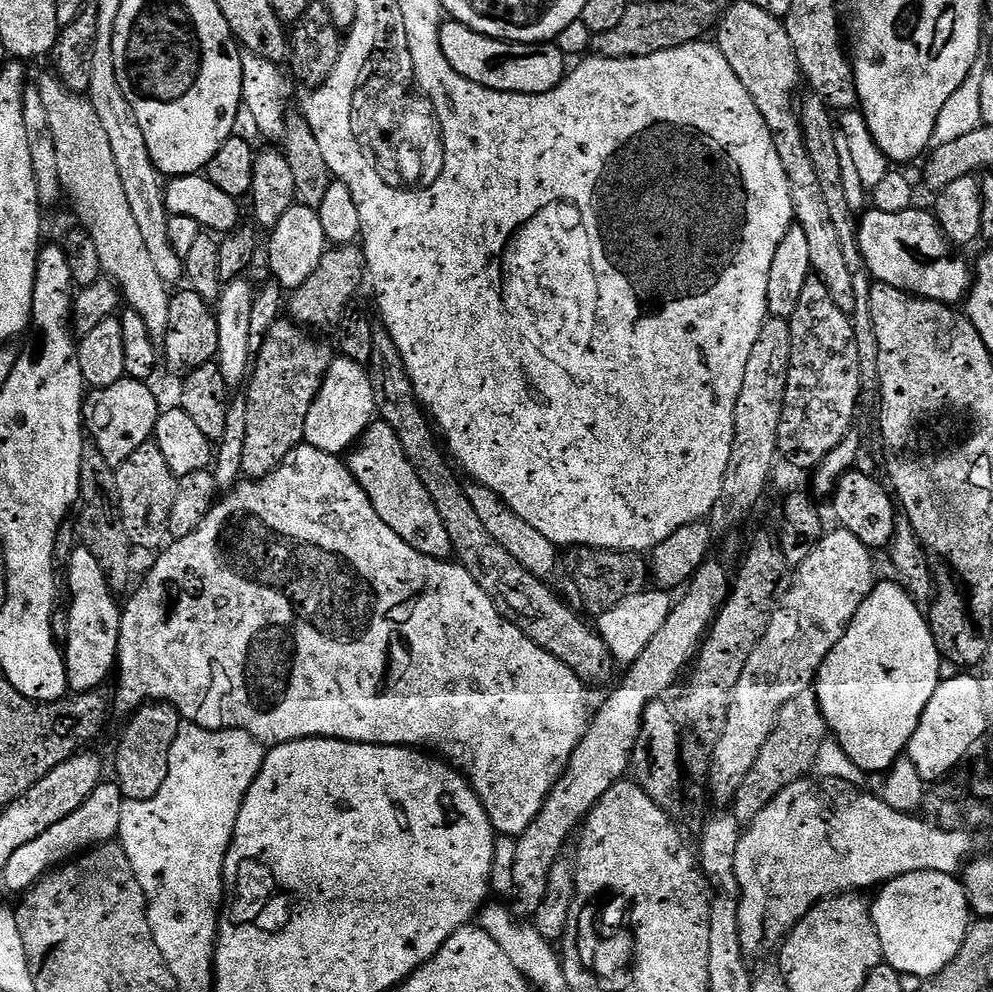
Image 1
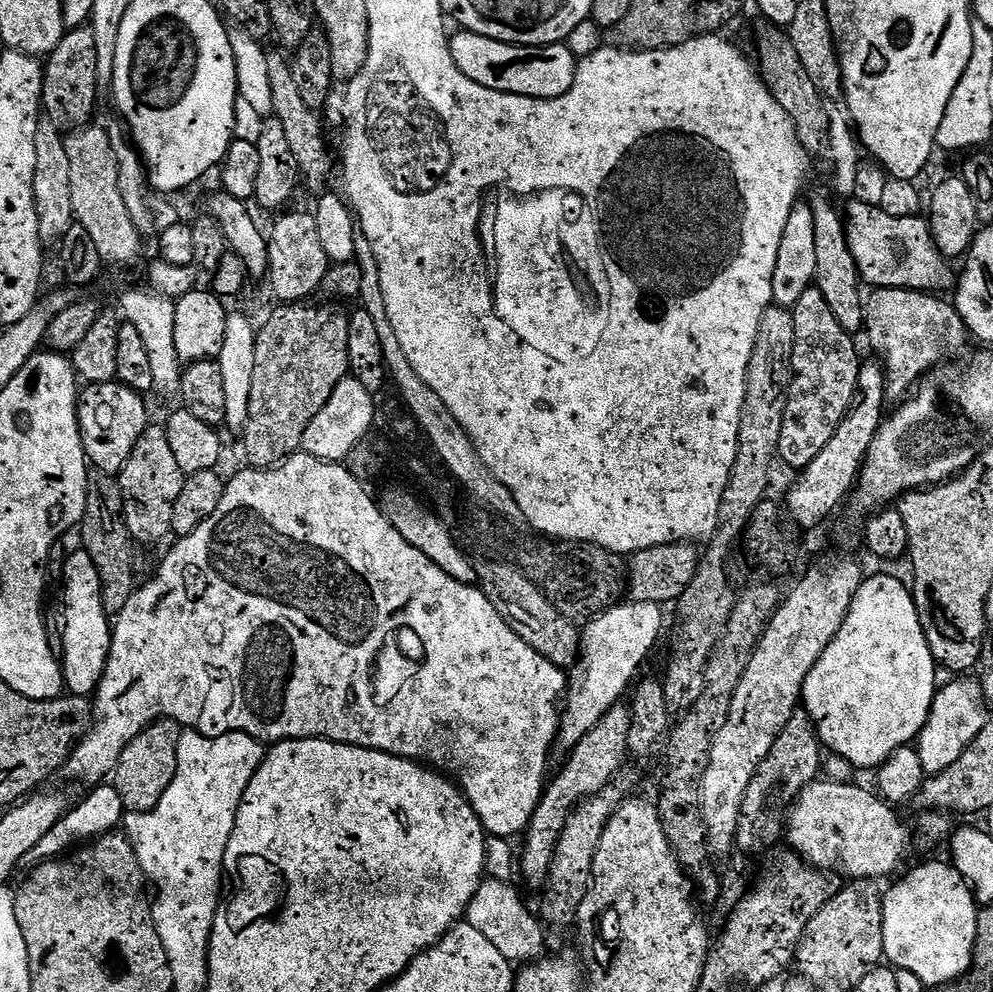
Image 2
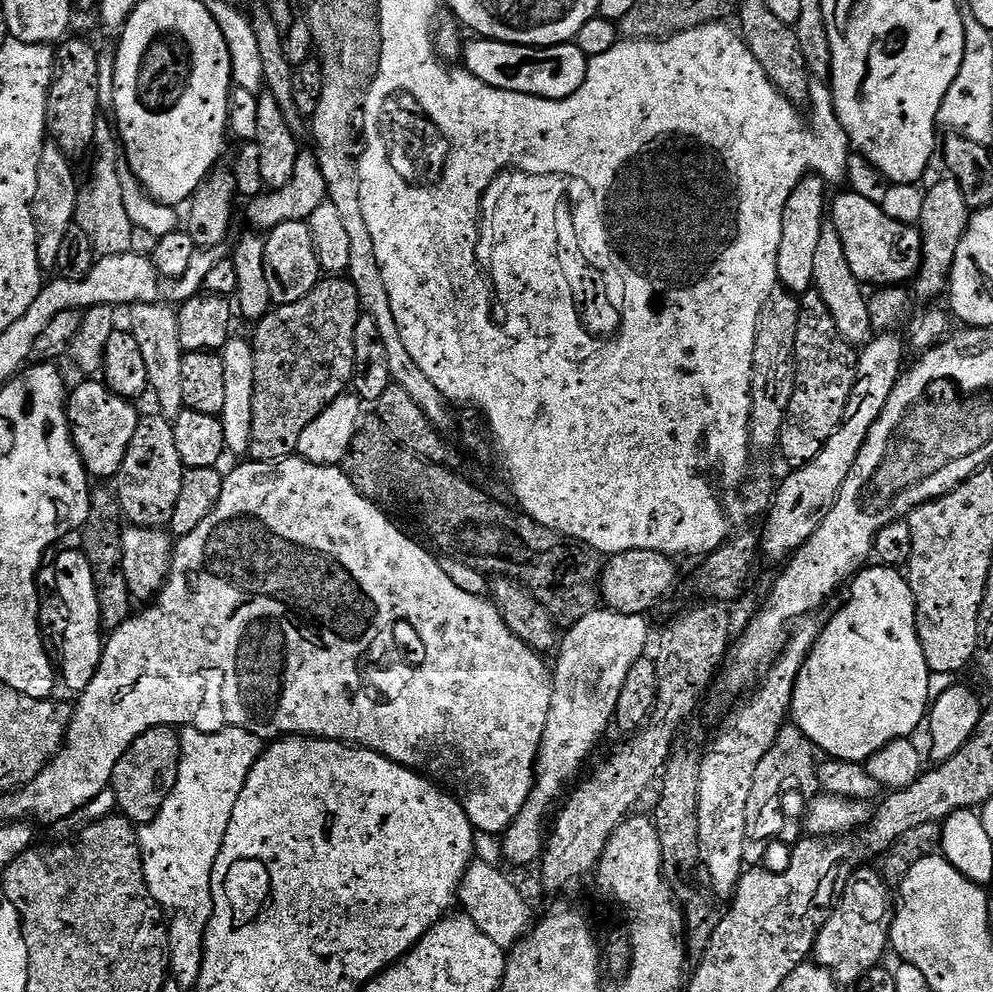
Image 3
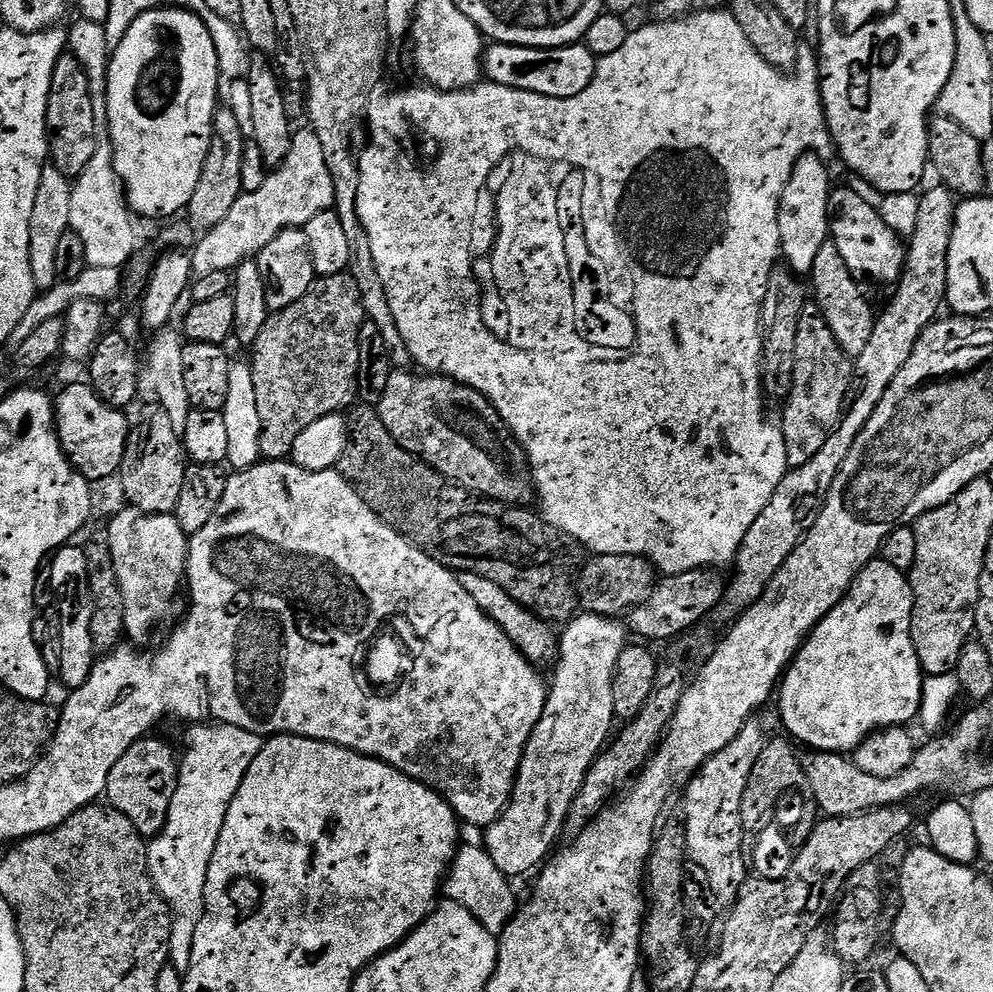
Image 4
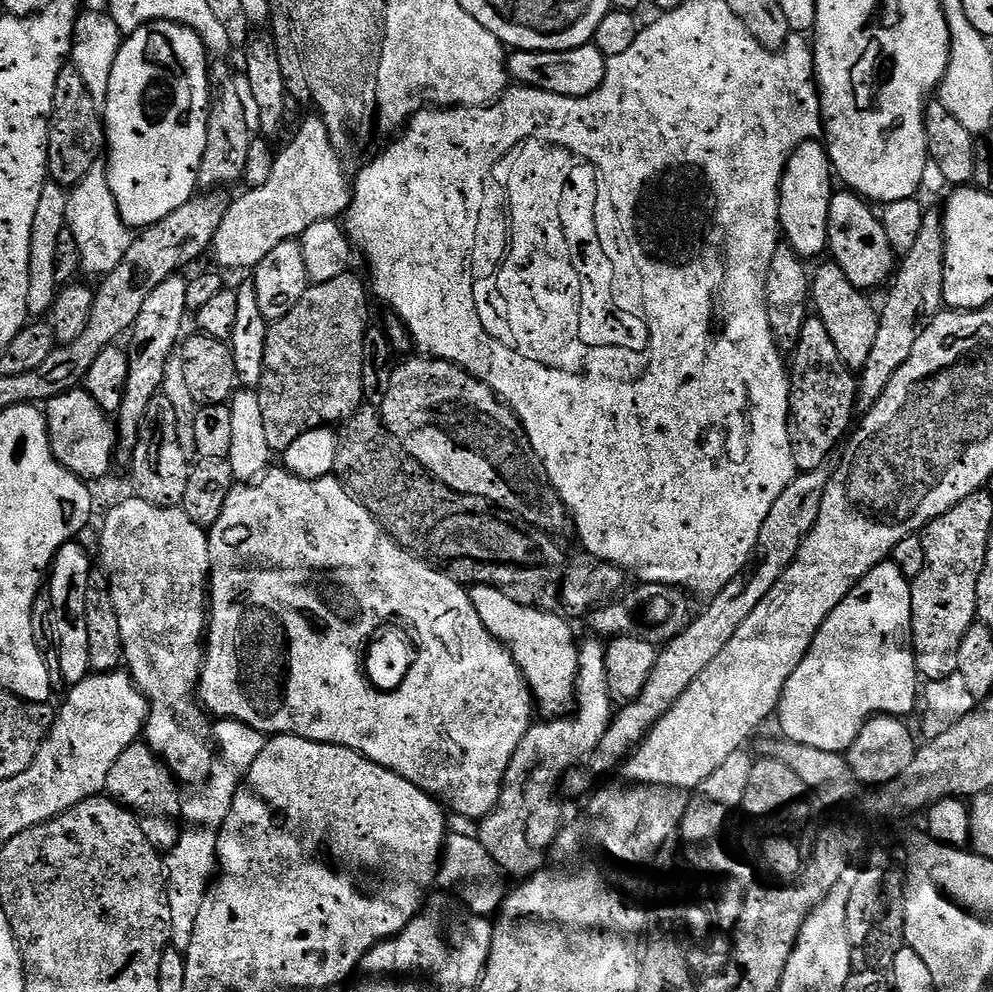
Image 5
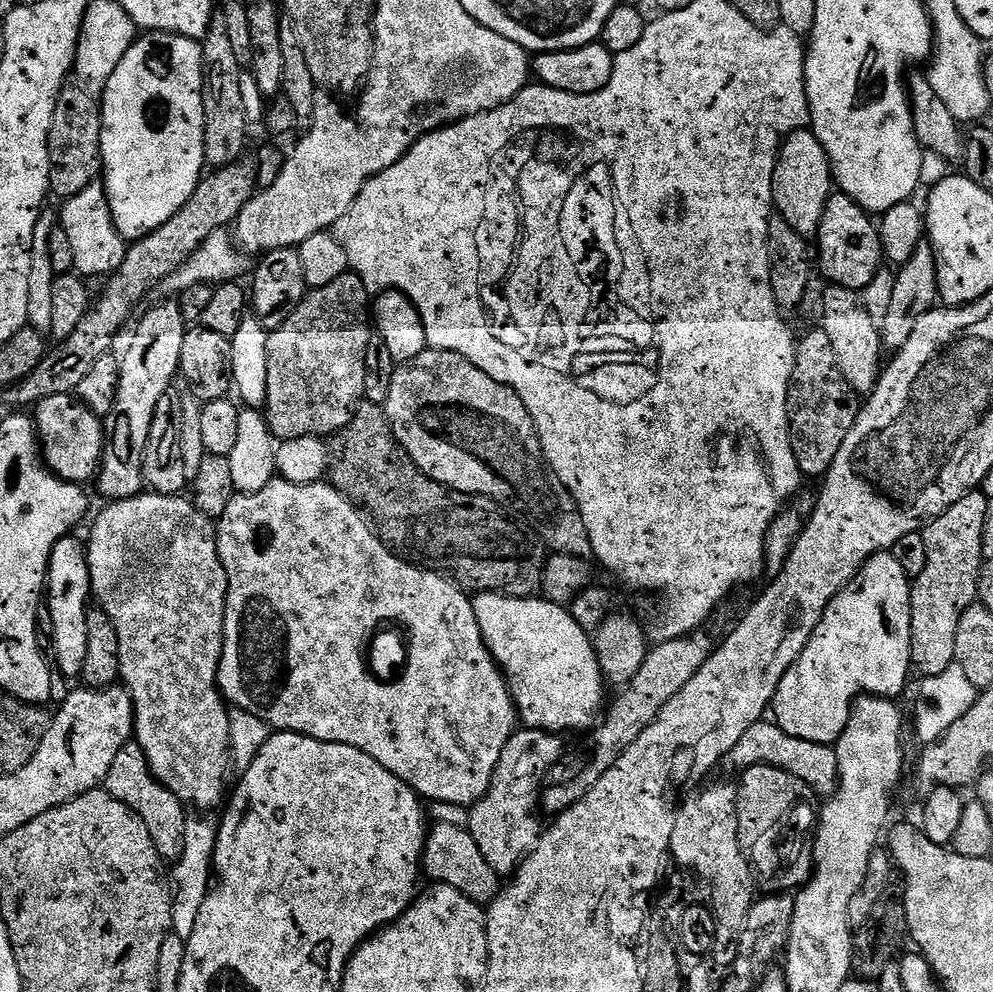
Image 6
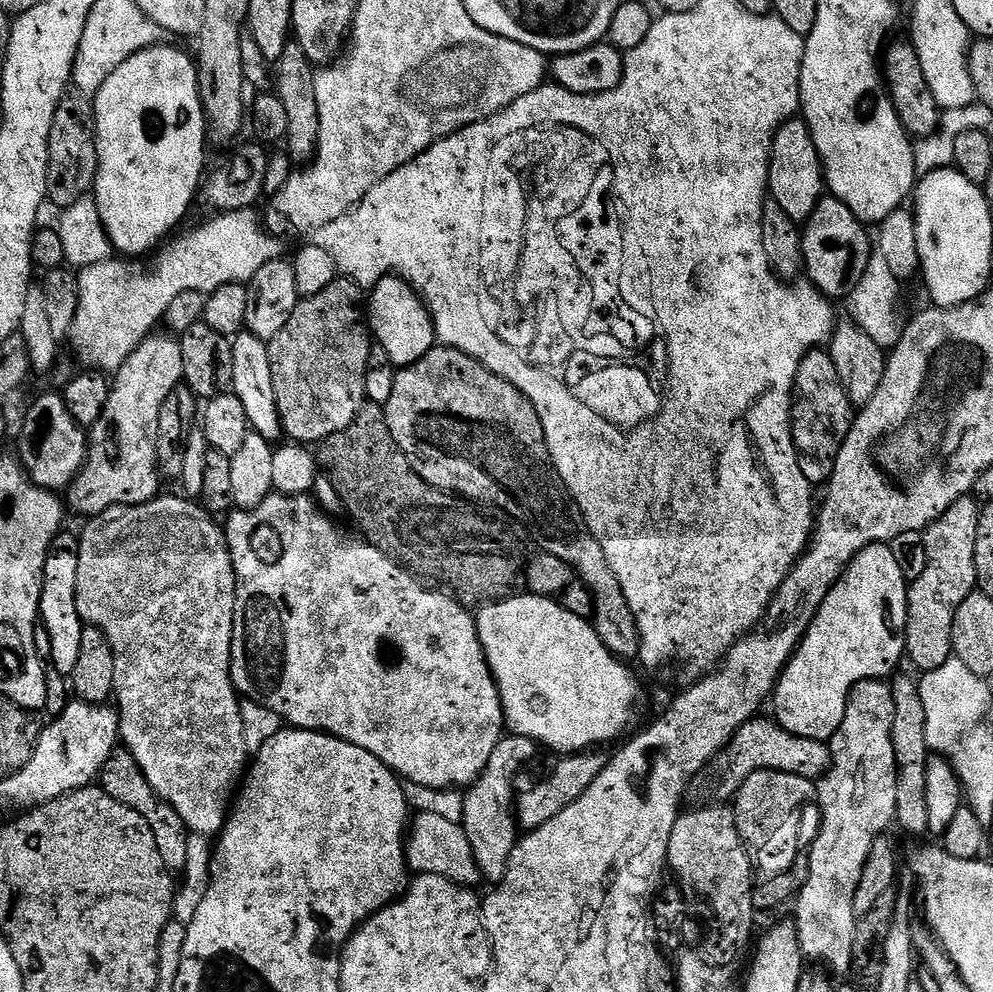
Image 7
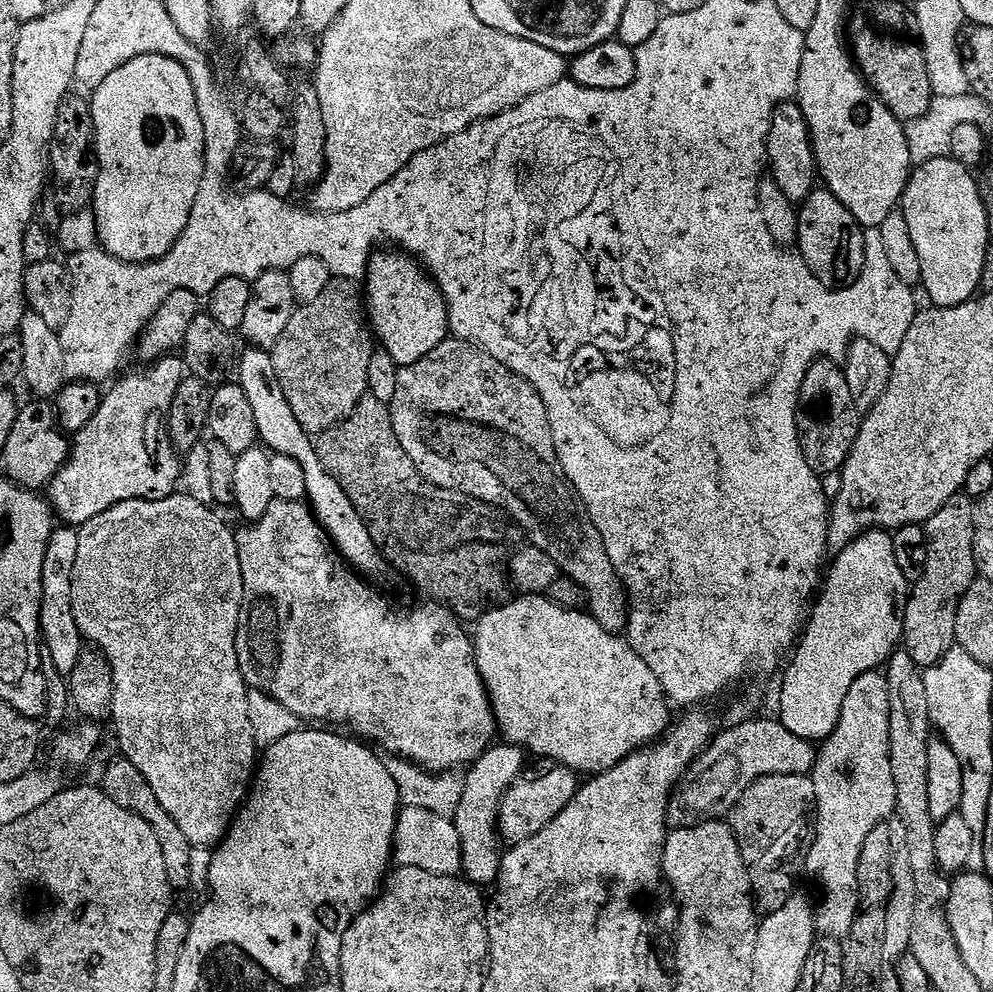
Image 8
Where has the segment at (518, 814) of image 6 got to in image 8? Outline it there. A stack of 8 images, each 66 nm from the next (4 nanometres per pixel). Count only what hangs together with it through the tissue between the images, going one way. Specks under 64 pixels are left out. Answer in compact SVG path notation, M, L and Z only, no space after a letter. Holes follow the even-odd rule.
M500 742L486 749L475 764L467 769L464 777L465 790L454 821L461 836L462 876L470 884L495 885L496 876L500 872L502 855L500 807L504 801L504 795L510 791L512 785L523 773L520 771L524 768L524 756L526 757L525 749L517 748L516 745L507 742Z

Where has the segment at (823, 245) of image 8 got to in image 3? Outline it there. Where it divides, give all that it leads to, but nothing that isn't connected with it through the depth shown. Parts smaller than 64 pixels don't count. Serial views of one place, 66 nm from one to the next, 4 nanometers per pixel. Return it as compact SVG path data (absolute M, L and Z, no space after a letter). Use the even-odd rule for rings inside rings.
M840 192L836 197L831 197L830 200L830 223L838 230L838 238L842 238L842 250L846 250L846 262L850 262L850 270L854 270L854 278L858 278L861 285L869 286L904 286L915 277L920 270L922 257L920 251L922 250L922 242L920 241L919 231L913 225L903 224L902 222L894 222L894 218L886 218L886 214L881 210L879 203L875 199L871 200L868 196L863 196L860 192Z

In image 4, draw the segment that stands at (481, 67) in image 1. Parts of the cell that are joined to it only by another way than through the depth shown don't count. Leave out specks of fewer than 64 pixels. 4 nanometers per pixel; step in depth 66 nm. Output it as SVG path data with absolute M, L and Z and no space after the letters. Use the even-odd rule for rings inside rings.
M583 42L561 48L523 48L521 44L493 43L482 57L482 72L491 83L542 94L550 98L574 98L596 77L598 57Z

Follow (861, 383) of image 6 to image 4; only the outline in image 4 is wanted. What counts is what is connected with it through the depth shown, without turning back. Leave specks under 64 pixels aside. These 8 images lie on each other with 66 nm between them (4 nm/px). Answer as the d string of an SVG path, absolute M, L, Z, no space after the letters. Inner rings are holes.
M829 242L822 246L822 250L818 250L810 273L811 280L811 295L820 307L820 313L824 315L826 322L830 322L830 330L834 333L838 346L842 346L849 358L862 354L863 348L870 343L870 334L874 334L877 313L872 312L871 302L864 297L865 289L861 281L856 280L854 274L850 274L842 254L838 254L838 246Z

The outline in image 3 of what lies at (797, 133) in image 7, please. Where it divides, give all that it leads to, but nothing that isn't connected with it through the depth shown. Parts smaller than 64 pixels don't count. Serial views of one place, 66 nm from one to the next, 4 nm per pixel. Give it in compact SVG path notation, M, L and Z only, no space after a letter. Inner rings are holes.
M809 174L794 186L794 194L786 202L786 210L782 214L782 246L778 246L778 274L776 275L779 287L783 291L793 294L803 294L813 291L814 285L814 257L818 251L818 237L826 223L826 196L824 200L825 181L819 175Z

